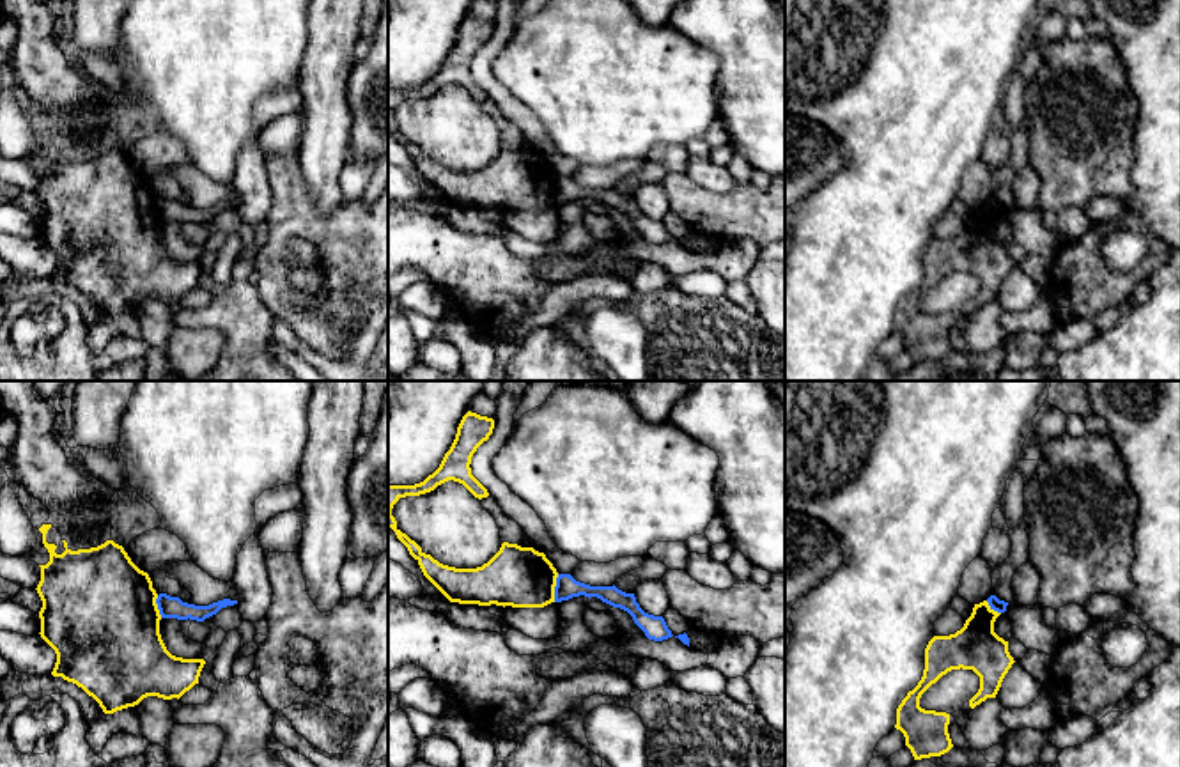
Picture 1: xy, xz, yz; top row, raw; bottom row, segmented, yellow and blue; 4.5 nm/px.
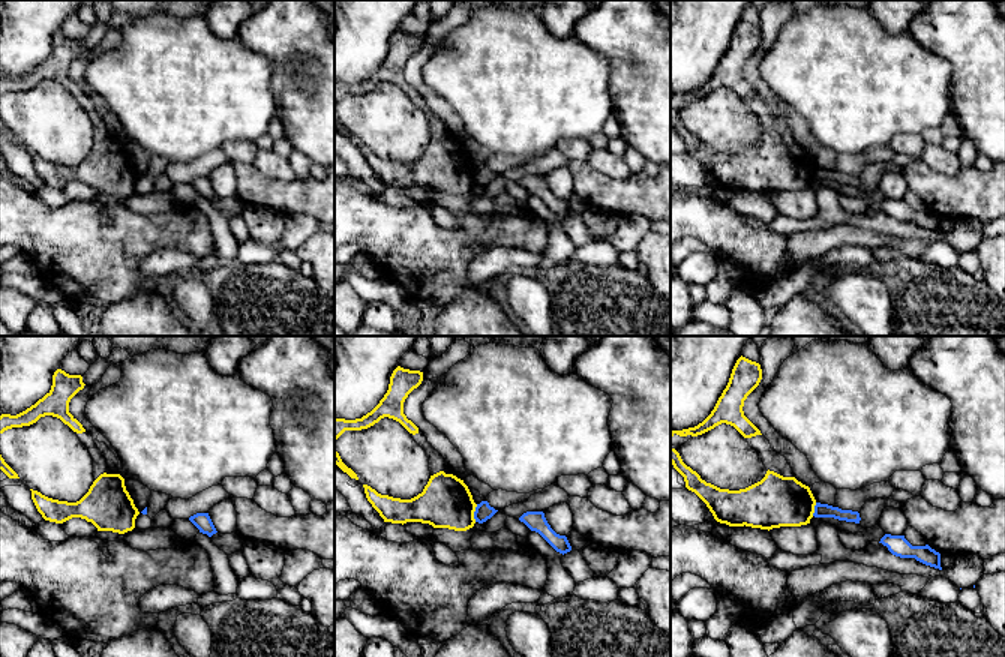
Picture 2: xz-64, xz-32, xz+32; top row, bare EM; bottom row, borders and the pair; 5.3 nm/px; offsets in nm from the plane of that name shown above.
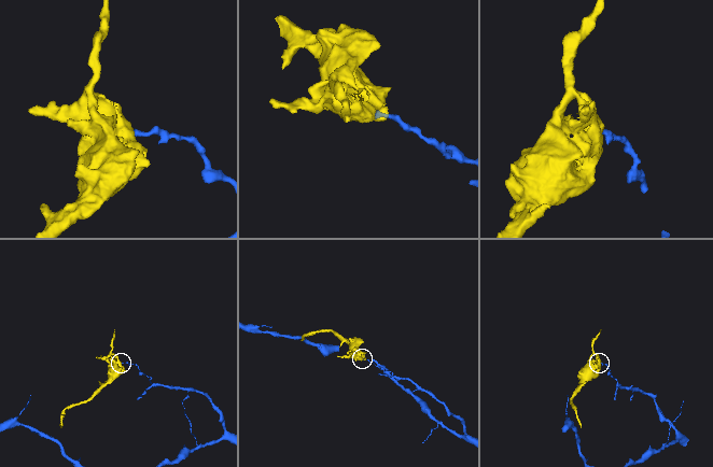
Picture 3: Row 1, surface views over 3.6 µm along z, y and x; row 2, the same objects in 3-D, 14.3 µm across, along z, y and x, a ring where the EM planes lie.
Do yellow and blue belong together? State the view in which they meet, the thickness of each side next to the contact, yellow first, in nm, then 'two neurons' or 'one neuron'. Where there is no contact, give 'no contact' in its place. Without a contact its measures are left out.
xz | 280/100 nm | two neurons

